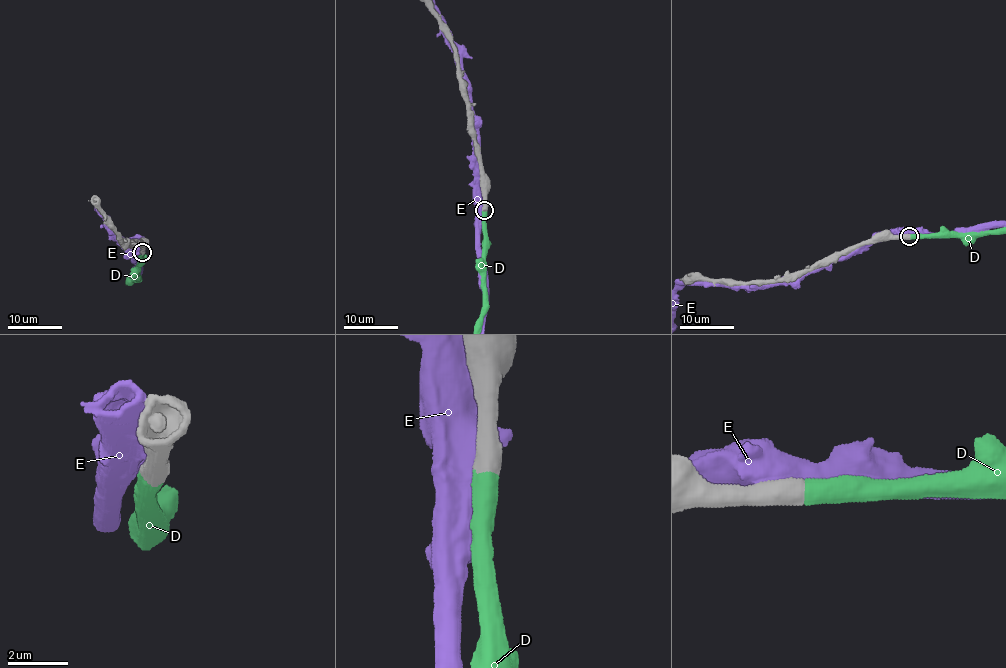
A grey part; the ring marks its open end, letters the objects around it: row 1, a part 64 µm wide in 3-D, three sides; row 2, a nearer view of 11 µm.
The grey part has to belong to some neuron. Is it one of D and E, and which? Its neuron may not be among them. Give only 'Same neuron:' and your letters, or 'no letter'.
Same neuron: D

